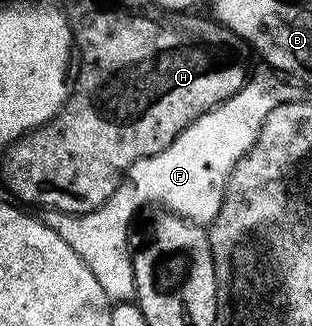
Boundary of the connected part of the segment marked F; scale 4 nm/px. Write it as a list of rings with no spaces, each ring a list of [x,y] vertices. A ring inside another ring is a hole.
[[[271,74],[268,80],[248,79],[241,91],[230,96],[223,104],[210,108],[205,114],[198,116],[165,150],[133,162],[133,166],[128,168],[120,179],[119,189],[97,210],[92,212],[47,210],[42,213],[43,224],[49,226],[53,234],[61,234],[62,240],[68,246],[73,246],[73,254],[77,254],[77,258],[81,258],[81,262],[85,262],[85,266],[93,270],[93,278],[101,282],[101,290],[105,290],[108,300],[127,302],[135,295],[135,279],[127,235],[133,232],[131,219],[138,214],[139,208],[145,207],[146,204],[159,203],[160,209],[173,212],[200,226],[210,226],[217,218],[223,205],[223,194],[233,174],[235,164],[241,162],[241,158],[257,142],[259,131],[269,110],[273,110],[282,101],[292,99],[293,92],[290,92],[285,85],[279,84],[278,79],[280,80],[280,77],[275,74]]]

